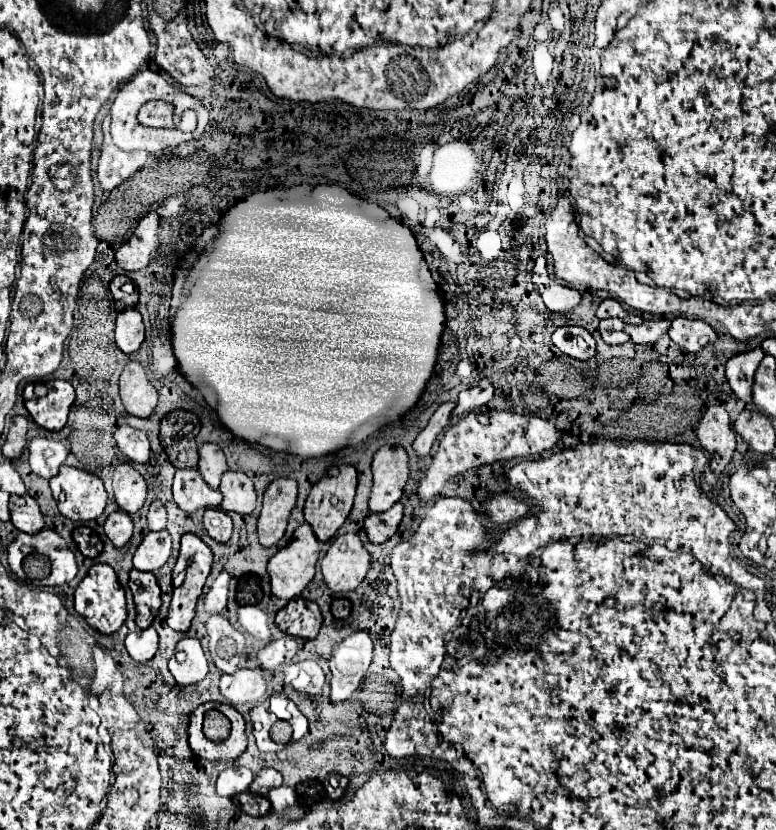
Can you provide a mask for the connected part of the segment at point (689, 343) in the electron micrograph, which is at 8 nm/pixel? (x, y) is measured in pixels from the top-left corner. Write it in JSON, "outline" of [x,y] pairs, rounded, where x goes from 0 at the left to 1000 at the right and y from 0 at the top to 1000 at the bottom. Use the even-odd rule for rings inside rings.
{"outline":[[[869,383],[861,402],[884,424],[902,422],[902,414],[899,414],[902,405],[912,405],[915,412],[923,410],[923,400],[918,393],[912,393],[905,386],[889,386],[889,383]]]}

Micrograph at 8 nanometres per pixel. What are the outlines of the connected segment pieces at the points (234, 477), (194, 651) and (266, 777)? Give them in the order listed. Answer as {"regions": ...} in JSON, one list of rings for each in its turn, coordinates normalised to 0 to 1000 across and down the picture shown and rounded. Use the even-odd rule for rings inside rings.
{"regions":[[[[291,569],[286,573],[284,593],[289,595],[286,614],[289,617],[307,617],[307,619],[325,619],[330,612],[330,593],[325,578],[314,569]]],[[[235,769],[227,778],[227,783],[240,786],[237,798],[227,798],[224,793],[216,798],[219,810],[227,817],[227,822],[232,827],[258,822],[268,812],[268,798],[265,798],[263,783],[258,778],[258,771],[255,769]]],[[[338,925],[338,928],[327,935],[320,954],[322,954],[322,957],[338,957],[338,959],[343,959],[348,949],[361,947],[361,945],[363,945],[363,933],[361,933],[358,928],[353,928],[353,925]]]]}

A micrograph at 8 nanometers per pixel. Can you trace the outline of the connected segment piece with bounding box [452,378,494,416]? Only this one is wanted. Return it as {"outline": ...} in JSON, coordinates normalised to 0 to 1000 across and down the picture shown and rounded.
{"outline":[[[621,455],[616,460],[616,465],[593,472],[590,489],[585,492],[582,501],[598,501],[598,499],[603,499],[608,494],[616,494],[619,489],[629,487],[634,482],[634,477],[637,477],[637,465],[626,455]]]}

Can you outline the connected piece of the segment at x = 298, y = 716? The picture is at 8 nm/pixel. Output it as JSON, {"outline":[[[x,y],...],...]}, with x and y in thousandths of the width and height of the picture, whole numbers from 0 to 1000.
{"outline":[[[374,848],[374,860],[376,860],[376,865],[374,865],[371,870],[374,870],[374,875],[379,877],[376,894],[381,894],[381,892],[387,892],[387,889],[394,884],[394,880],[397,880],[397,867],[392,865],[392,860],[389,860],[379,848]]]}

